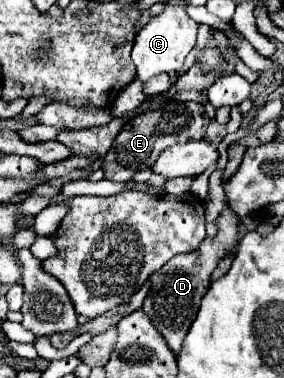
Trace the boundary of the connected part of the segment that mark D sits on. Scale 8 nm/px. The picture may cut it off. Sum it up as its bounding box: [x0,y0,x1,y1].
[142,207,240,357]

